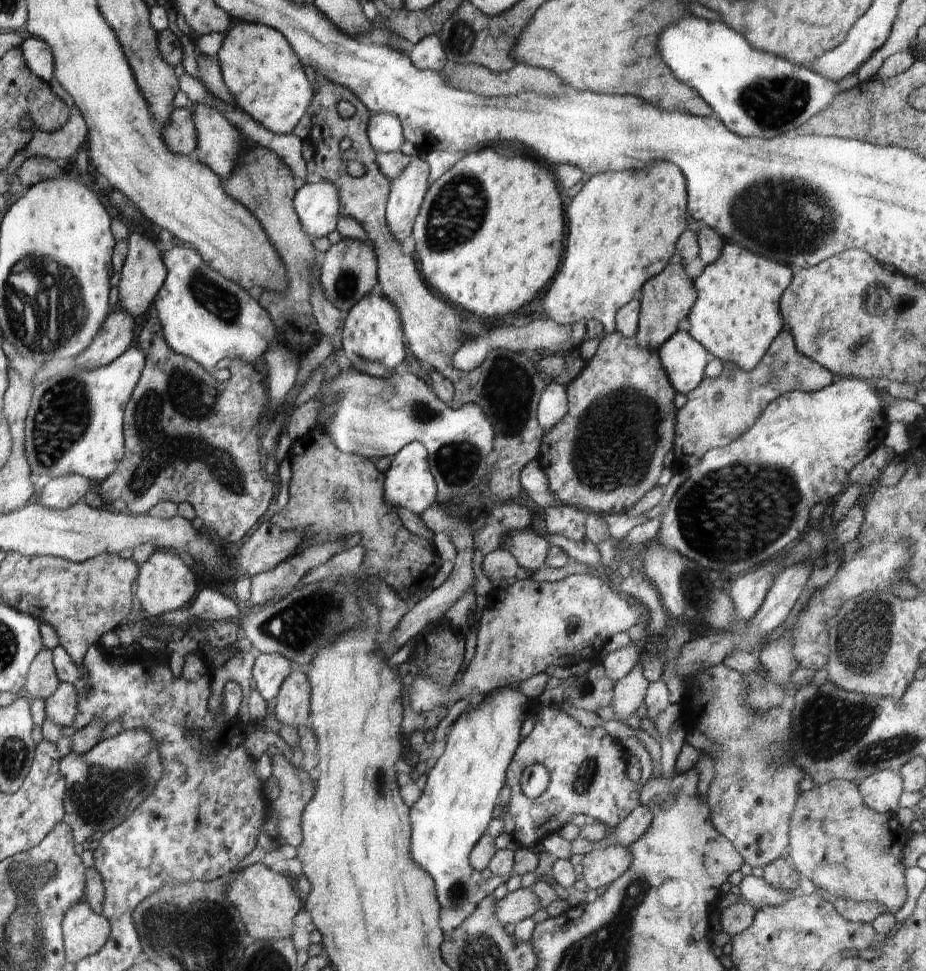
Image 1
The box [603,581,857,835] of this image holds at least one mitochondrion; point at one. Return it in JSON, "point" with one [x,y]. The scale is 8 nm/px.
{"point":[763,745]}

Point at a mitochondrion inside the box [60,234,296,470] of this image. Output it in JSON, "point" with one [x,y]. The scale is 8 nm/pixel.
{"point":[207,291]}

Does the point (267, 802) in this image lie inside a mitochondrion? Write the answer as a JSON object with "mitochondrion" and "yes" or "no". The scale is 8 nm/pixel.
{"mitochondrion":"no"}

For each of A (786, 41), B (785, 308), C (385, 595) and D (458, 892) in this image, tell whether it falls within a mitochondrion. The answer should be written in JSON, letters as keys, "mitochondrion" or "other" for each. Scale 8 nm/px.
{"A":"other","B":"other","C":"other","D":"mitochondrion"}

